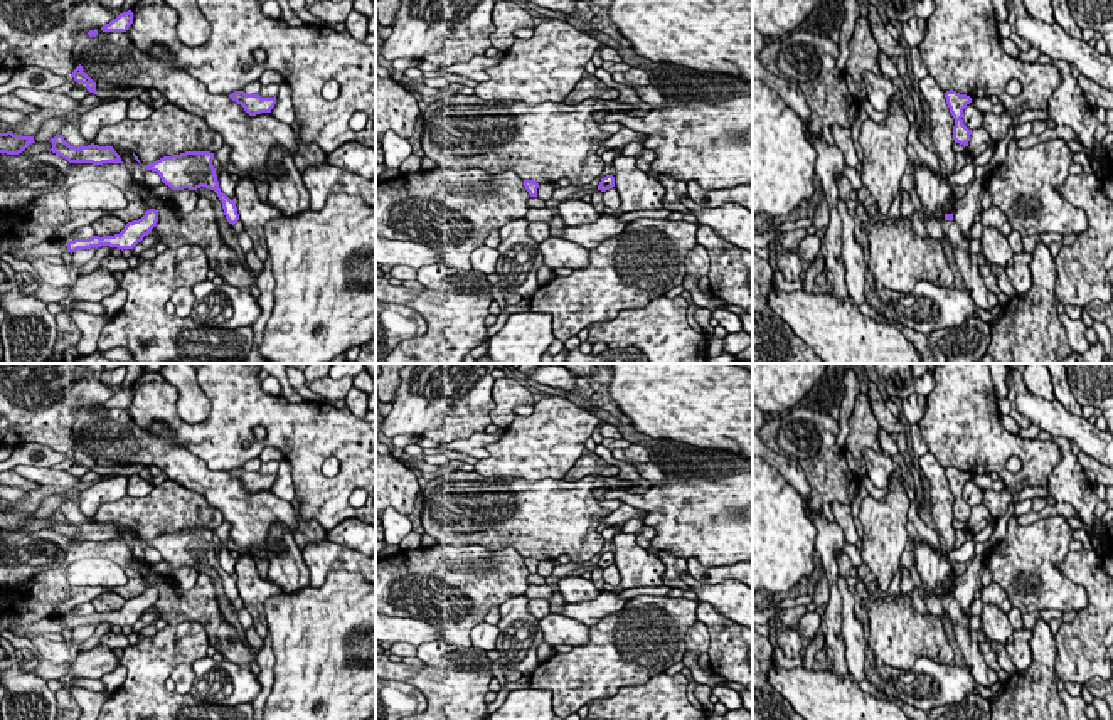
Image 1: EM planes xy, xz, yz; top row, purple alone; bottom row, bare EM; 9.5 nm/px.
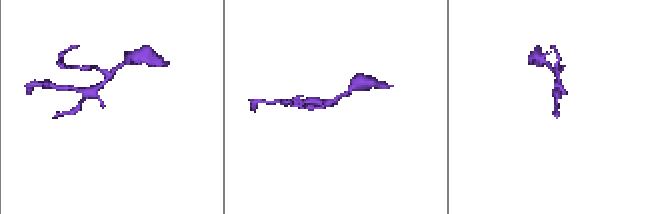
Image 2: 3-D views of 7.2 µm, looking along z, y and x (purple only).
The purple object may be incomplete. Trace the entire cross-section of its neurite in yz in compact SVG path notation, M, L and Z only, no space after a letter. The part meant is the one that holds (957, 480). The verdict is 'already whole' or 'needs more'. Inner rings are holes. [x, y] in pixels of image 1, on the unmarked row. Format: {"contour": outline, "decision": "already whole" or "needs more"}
{"contour": "M953 466L946 468L945 474L946 474L946 481L950 484L950 490L953 493L953 496L955 496L953 516L955 516L955 520L968 523L972 506L968 506L963 501L961 495L963 495L963 486L972 479L972 474L967 473L967 471L960 471L960 469L953 468Z", "decision": "already whole"}

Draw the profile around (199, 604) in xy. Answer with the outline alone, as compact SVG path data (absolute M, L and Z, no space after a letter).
M131 559L146 587L158 589L158 599L150 611L168 624L200 622L205 627L209 646L214 646L224 659L248 666L254 676L261 673L253 648L244 644L234 626L219 611L216 587L207 574L199 574L195 585L184 590L177 580L153 569L152 564Z

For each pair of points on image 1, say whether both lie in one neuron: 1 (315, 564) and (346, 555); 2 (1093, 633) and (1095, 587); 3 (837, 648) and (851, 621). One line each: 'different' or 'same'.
1: same
2: same
3: different

